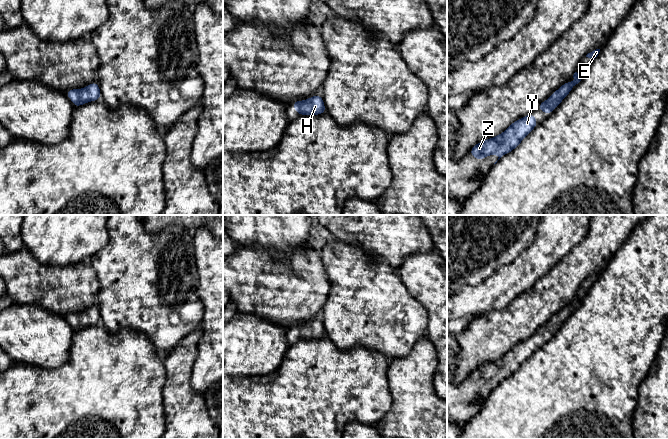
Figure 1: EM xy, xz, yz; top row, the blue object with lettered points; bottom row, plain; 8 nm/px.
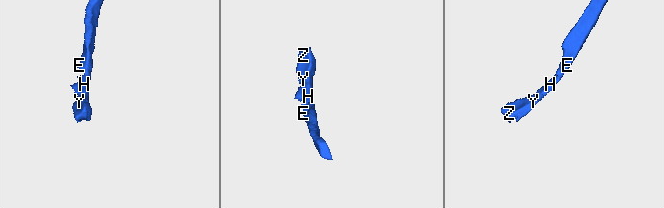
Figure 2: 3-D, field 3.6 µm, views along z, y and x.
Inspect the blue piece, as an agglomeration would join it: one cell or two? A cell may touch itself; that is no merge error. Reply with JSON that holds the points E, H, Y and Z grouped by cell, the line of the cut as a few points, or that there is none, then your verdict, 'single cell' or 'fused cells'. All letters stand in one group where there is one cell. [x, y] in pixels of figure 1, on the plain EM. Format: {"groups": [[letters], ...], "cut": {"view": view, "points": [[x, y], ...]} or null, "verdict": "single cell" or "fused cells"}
{"groups": [["E", "H", "Y", "Z"]], "cut": null, "verdict": "single cell"}

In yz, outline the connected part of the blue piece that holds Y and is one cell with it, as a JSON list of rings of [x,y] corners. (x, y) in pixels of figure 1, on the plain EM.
[[[533,337],[514,345],[503,357],[481,365],[469,374],[469,377],[480,386],[483,382],[496,378],[499,382],[513,375],[522,364],[537,350]]]

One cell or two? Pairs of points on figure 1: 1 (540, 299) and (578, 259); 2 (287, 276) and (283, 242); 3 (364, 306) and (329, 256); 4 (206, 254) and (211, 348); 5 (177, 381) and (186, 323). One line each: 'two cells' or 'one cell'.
1: one cell
2: two cells
3: one cell
4: one cell
5: two cells

